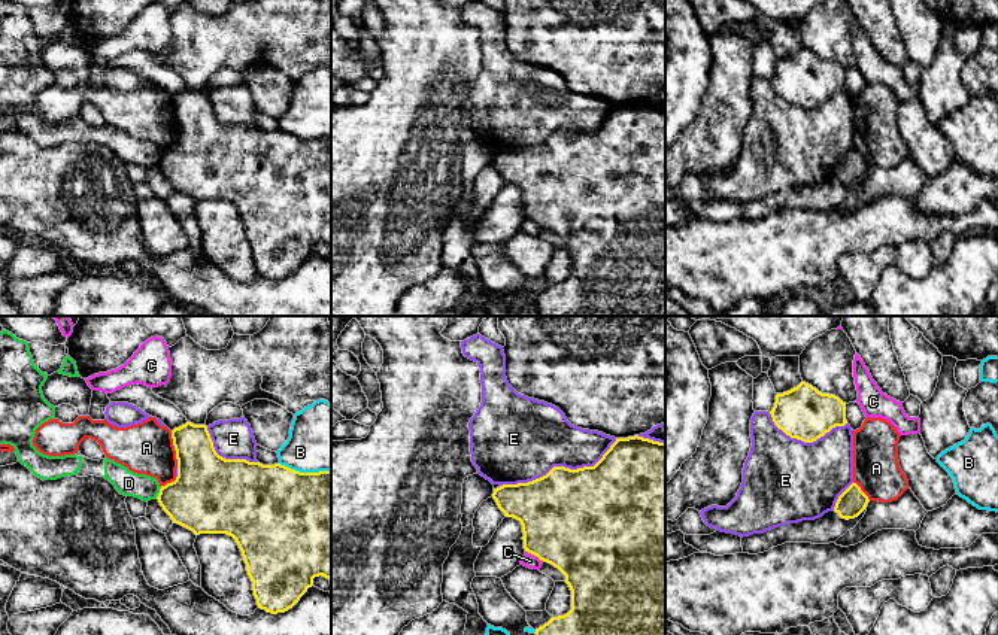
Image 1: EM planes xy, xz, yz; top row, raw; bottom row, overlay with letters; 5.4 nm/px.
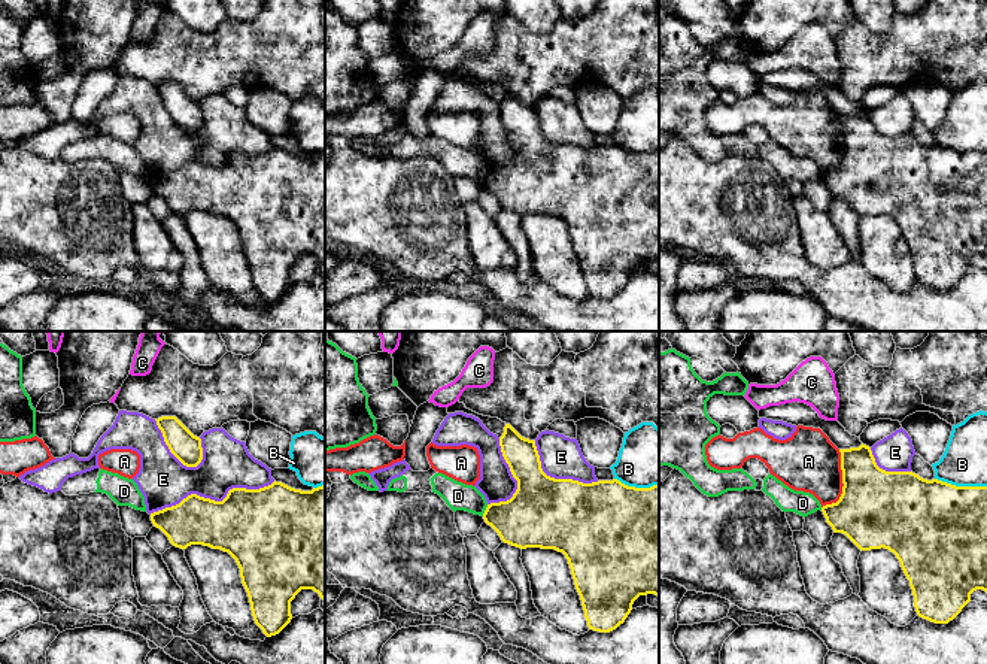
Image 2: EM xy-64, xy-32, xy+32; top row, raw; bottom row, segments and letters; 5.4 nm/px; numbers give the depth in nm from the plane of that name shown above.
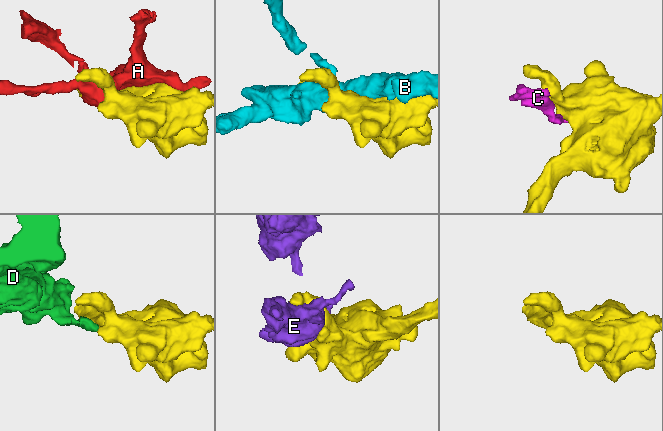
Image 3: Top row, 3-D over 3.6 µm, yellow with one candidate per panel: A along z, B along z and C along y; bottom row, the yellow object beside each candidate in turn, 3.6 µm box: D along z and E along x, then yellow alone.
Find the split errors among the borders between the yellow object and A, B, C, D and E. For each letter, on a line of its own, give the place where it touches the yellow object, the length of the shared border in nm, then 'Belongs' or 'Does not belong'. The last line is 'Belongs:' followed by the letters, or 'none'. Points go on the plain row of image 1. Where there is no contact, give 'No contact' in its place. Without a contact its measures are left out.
A: Touches yellow at xy (175, 115). Shared border 200 nm. Does not belong
B: Touches yellow at xy (305, 139). Shared border 280 nm. Does not belong
C: Touches yellow at xz (534, 221). Shared border 120 nm. Does not belong
D: Touches yellow at xy (160, 158). Shared border 70 nm. Does not belong
E: Touches yellow at xz (560, 133). Shared border 700 nm. Does not belong
Belongs: none

